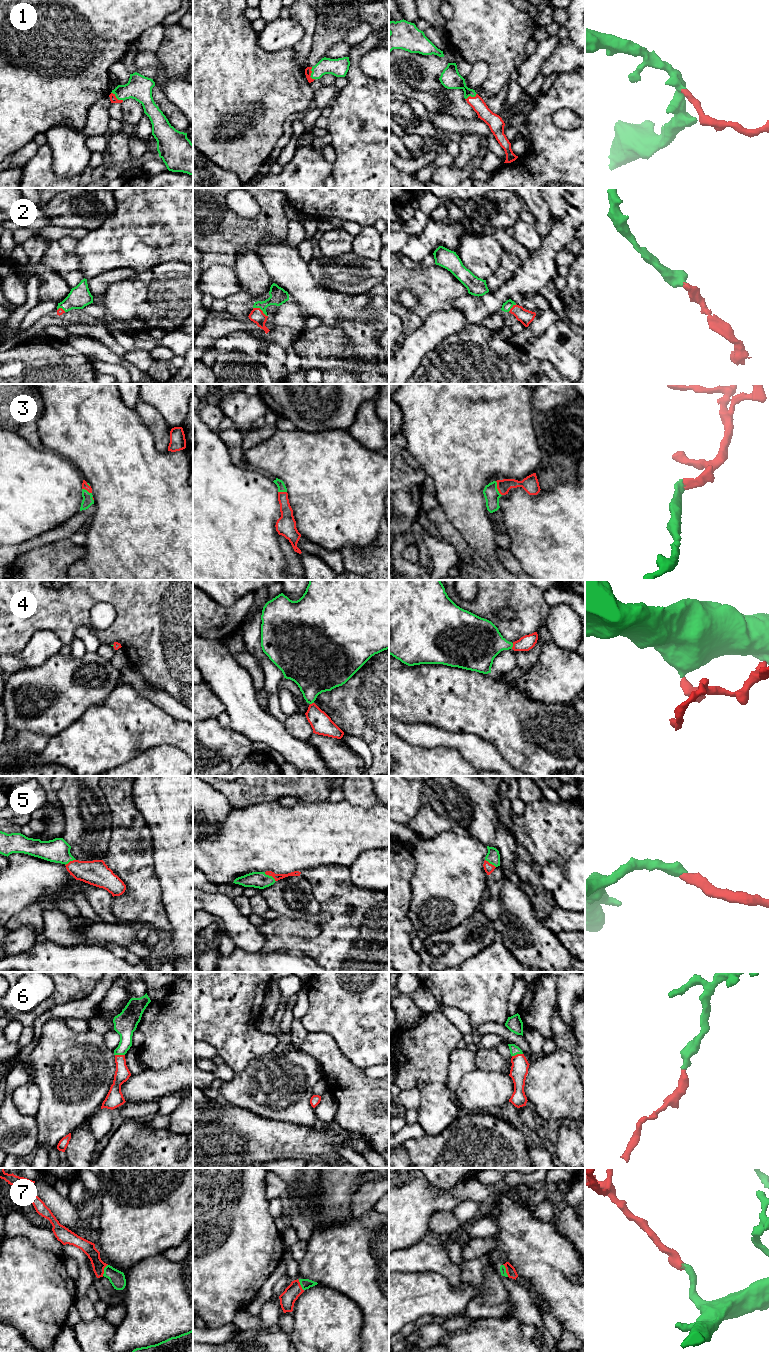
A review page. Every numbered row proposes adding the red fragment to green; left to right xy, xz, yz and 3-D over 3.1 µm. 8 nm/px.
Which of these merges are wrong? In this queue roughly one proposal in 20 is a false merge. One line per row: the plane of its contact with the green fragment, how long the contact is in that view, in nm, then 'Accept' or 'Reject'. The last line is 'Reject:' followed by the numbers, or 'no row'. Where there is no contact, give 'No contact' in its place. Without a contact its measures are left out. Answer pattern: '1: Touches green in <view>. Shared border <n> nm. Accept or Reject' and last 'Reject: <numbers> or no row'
1: Touches green in xz. Shared border 110 nm. Accept
2: Touches green in xz. Shared border 140 nm. Accept
3: Touches green in yz. Shared border 130 nm. Accept
4: Touches green in yz. Shared border 50 nm. Accept
5: Touches green in xz. Shared border 120 nm. Accept
6: Touches green in yz. Shared border 90 nm. Accept
7: Touches green in yz. Shared border 110 nm. Accept
Reject: no row

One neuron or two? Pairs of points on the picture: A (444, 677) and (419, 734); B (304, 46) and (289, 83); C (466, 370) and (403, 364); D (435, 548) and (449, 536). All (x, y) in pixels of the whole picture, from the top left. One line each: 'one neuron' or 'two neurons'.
A: two neurons
B: two neurons
C: two neurons
D: two neurons

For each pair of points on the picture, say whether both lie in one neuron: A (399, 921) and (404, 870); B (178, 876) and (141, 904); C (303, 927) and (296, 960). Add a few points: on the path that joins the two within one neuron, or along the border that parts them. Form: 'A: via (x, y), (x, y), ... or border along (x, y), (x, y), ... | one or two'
A: via (399, 908), (399, 883) | one
B: border along (154, 867), (161, 890), (161, 903), (166, 912) | two
C: border along (274, 950), (297, 949), (316, 961) | two

